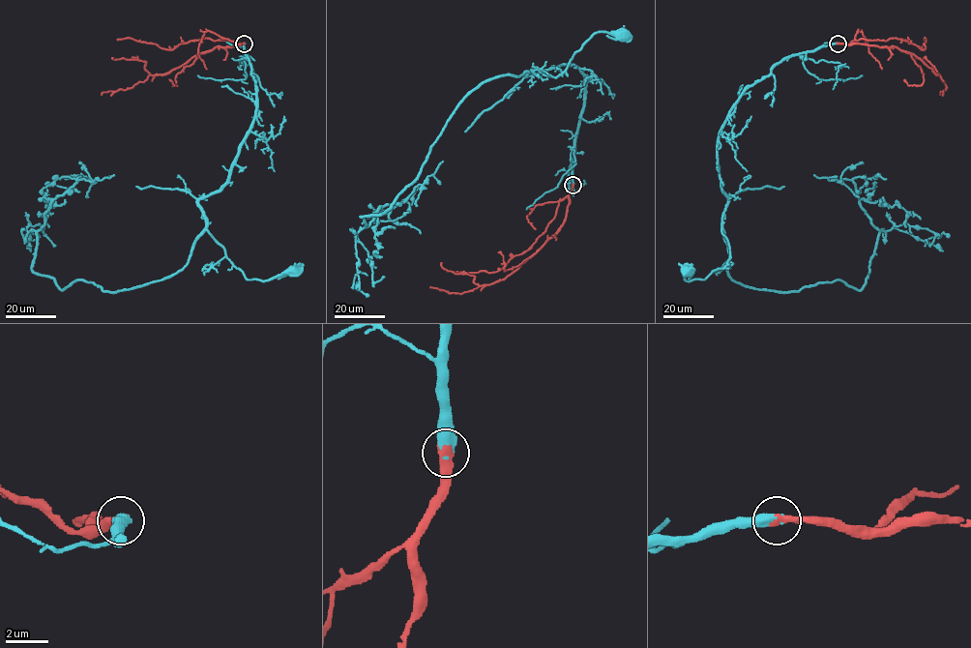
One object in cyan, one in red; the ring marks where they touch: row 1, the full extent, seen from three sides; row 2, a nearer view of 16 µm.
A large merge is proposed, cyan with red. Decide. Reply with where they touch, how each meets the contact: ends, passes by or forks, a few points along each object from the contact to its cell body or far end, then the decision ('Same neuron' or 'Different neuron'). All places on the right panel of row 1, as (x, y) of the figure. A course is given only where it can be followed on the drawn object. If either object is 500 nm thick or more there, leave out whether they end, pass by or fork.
Place: (838, 44). Course of cyan: (838, 44), (784, 57), (731, 111), (718, 148), (730, 257), (705, 279), (685, 279), (688, 270). Course of red: (838, 44), (897, 46), (912, 53), (939, 74), (946, 87), (940, 94). Same neuron

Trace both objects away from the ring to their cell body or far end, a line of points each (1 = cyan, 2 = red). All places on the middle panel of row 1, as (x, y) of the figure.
1: (573, 185), (584, 76), (569, 65), (527, 74), (533, 69), (560, 74), (597, 32), (625, 35)
2: (573, 185), (563, 224), (504, 279), (461, 293), (430, 287)

